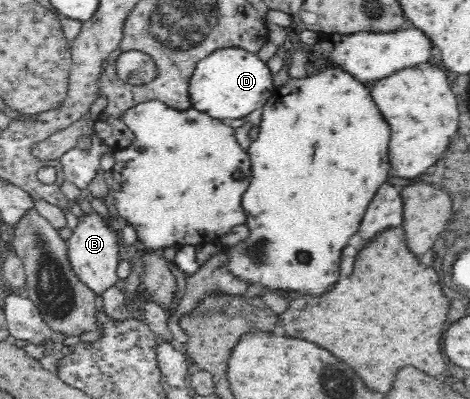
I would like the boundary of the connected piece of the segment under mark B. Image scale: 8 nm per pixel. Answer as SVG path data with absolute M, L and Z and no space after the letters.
M98 212L82 214L78 218L78 225L74 228L72 236L68 241L68 256L72 268L78 278L88 285L97 295L100 296L106 287L114 284L121 284L116 275L116 268L120 262L121 235L114 230L112 222Z

